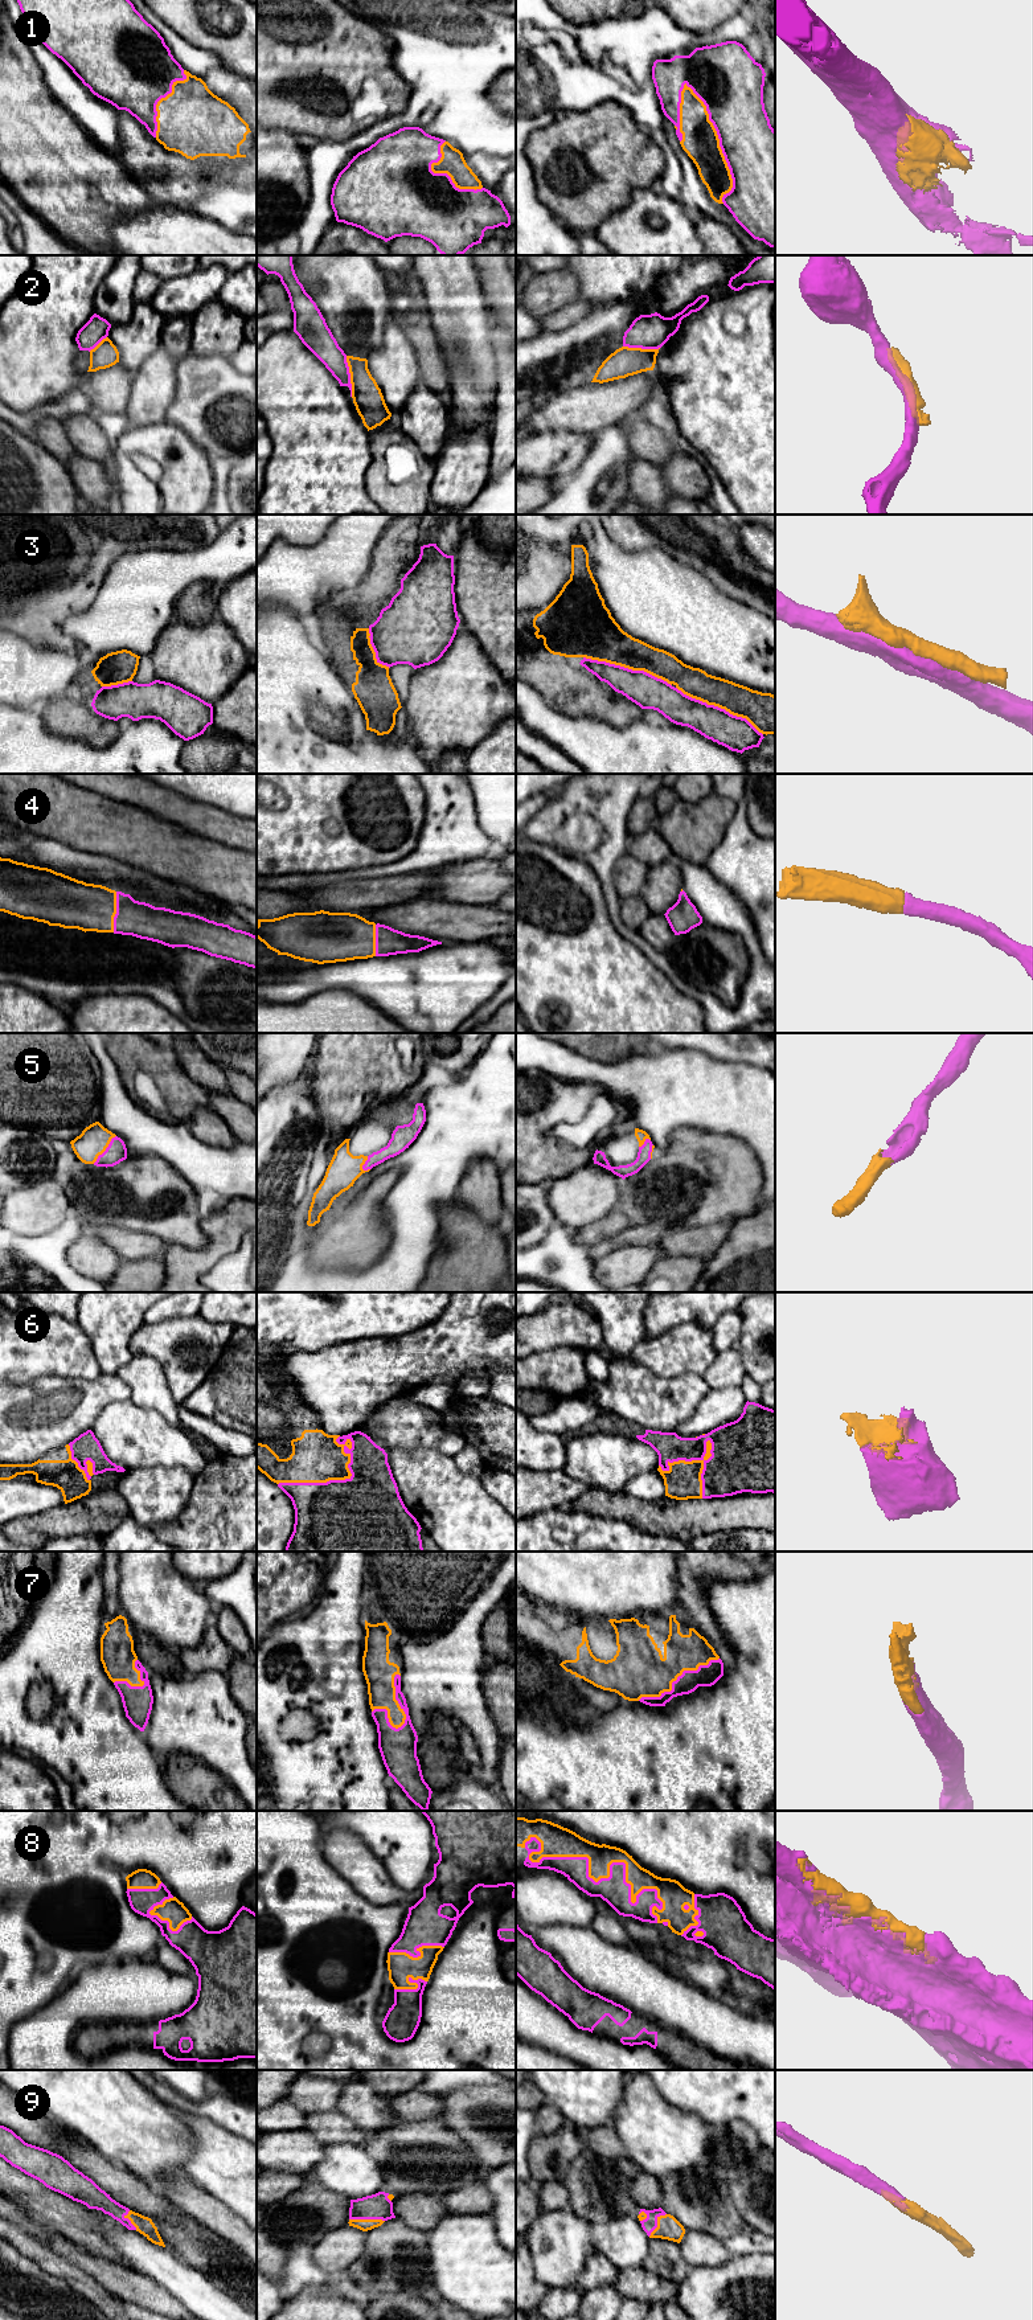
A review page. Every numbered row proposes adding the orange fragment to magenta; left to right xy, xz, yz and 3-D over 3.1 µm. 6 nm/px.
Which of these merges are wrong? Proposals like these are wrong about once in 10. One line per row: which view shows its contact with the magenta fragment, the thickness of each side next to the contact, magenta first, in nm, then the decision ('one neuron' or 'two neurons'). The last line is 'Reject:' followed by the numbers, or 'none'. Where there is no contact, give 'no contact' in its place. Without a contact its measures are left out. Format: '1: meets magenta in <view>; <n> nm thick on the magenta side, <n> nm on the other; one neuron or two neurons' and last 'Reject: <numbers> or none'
1: meets magenta in yz; 380 nm thick on the magenta side, 220 nm on the other; one neuron
2: meets magenta in xz; 160 nm thick on the magenta side, 180 nm on the other; two neurons
3: meets magenta in yz; 200 nm thick on the magenta side, 280 nm on the other; two neurons
4: meets magenta in xy; 220 nm thick on the magenta side, 280 nm on the other; one neuron
5: meets magenta in xy; 120 nm thick on the magenta side, 180 nm on the other; one neuron
6: meets magenta in xz; 500 nm thick on the magenta side, 300 nm on the other; one neuron
7: meets magenta in yz; 130 nm thick on the magenta side, 340 nm on the other; one neuron
8: meets magenta in yz; 170 nm thick on the magenta side, 150 nm on the other; one neuron
9: meets magenta in xz; 160 nm thick on the magenta side, 70 nm on the other; one neuron
Reject: 2, 3

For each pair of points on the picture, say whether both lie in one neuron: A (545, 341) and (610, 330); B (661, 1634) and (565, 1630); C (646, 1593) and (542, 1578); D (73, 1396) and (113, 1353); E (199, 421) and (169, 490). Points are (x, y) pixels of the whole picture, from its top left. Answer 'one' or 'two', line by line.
A: one
B: one
C: one
D: two
E: two

